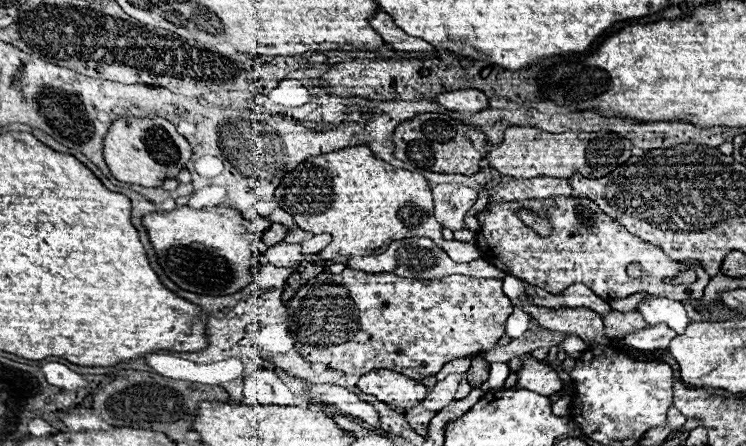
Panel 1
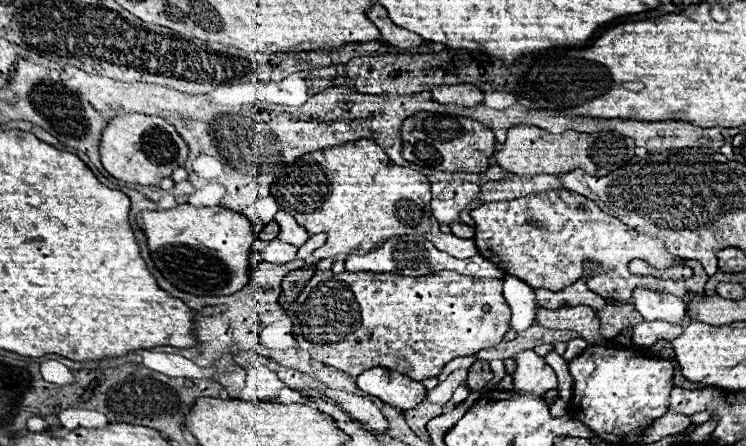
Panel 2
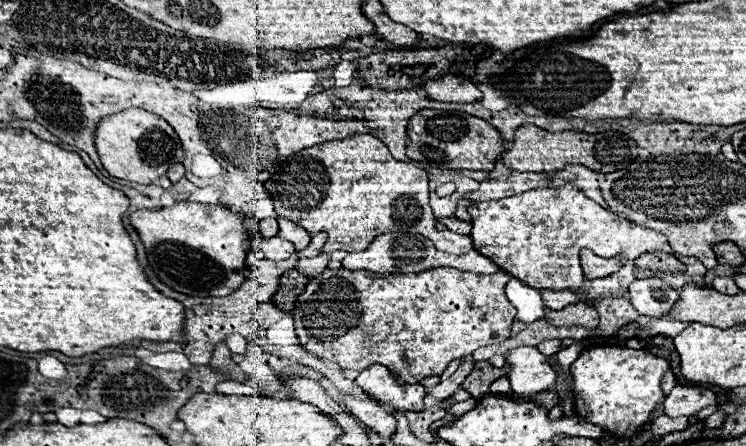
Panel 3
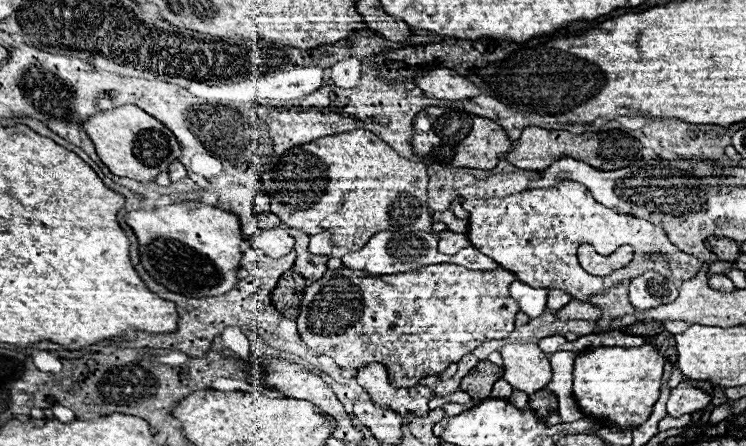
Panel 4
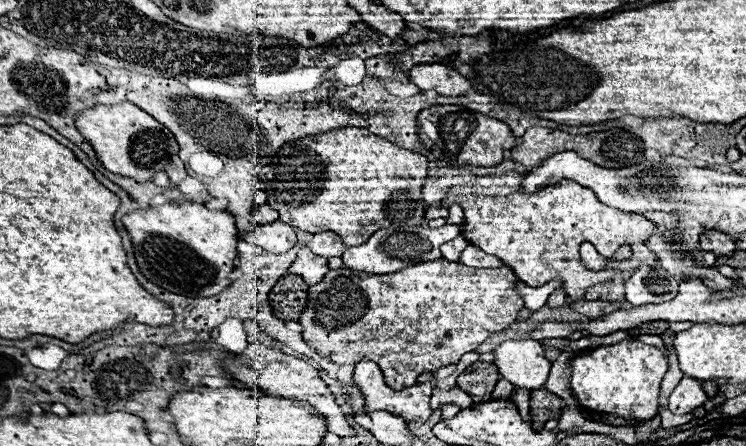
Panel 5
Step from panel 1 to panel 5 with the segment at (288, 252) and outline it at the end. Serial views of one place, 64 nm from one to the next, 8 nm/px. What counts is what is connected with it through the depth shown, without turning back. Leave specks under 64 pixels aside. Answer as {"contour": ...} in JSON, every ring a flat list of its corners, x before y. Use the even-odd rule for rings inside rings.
{"contour":[[280,220,274,222,274,224,260,224,256,226,248,236,246,236,248,242,264,248,266,252,272,252,272,254,284,254,288,252,294,244,296,244,296,234,294,234,294,228,288,226,288,224,282,224]]}

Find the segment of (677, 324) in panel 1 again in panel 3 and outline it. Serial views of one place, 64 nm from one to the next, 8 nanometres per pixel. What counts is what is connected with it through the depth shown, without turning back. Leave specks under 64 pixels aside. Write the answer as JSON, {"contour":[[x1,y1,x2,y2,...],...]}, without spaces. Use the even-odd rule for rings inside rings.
{"contour":[[660,278,634,280,634,284,630,284,630,302,642,316,648,318,668,316,678,298,678,292,666,286]]}

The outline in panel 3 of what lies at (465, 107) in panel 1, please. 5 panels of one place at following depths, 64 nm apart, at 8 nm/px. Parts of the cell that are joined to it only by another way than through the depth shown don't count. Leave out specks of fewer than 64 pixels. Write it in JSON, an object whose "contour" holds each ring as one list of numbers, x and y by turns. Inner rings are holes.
{"contour":[[446,74,438,80,430,80,422,86,432,100,438,102,462,102,462,104,472,104,482,98,482,92,468,80,462,80,458,76]]}

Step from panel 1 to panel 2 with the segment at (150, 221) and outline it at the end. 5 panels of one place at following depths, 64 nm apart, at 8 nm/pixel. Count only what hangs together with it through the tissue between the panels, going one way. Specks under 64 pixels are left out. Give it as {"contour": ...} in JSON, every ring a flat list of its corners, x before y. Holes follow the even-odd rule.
{"contour":[[190,204,162,212,144,210,136,216,136,222,144,230,152,260,164,278,196,296,230,296,248,284,254,232,259,233,265,225,261,220,250,224,244,214,222,206,196,208]]}

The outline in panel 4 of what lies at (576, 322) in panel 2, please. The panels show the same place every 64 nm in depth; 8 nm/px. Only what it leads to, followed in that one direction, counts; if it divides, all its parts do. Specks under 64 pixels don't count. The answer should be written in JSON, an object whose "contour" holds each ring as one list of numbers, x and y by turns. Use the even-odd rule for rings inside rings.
{"contour":[[572,300,570,304,566,304,564,308,560,308,556,312,558,320,588,320,588,322,596,322,600,318,598,308,594,308,588,302,580,302,580,300]]}

